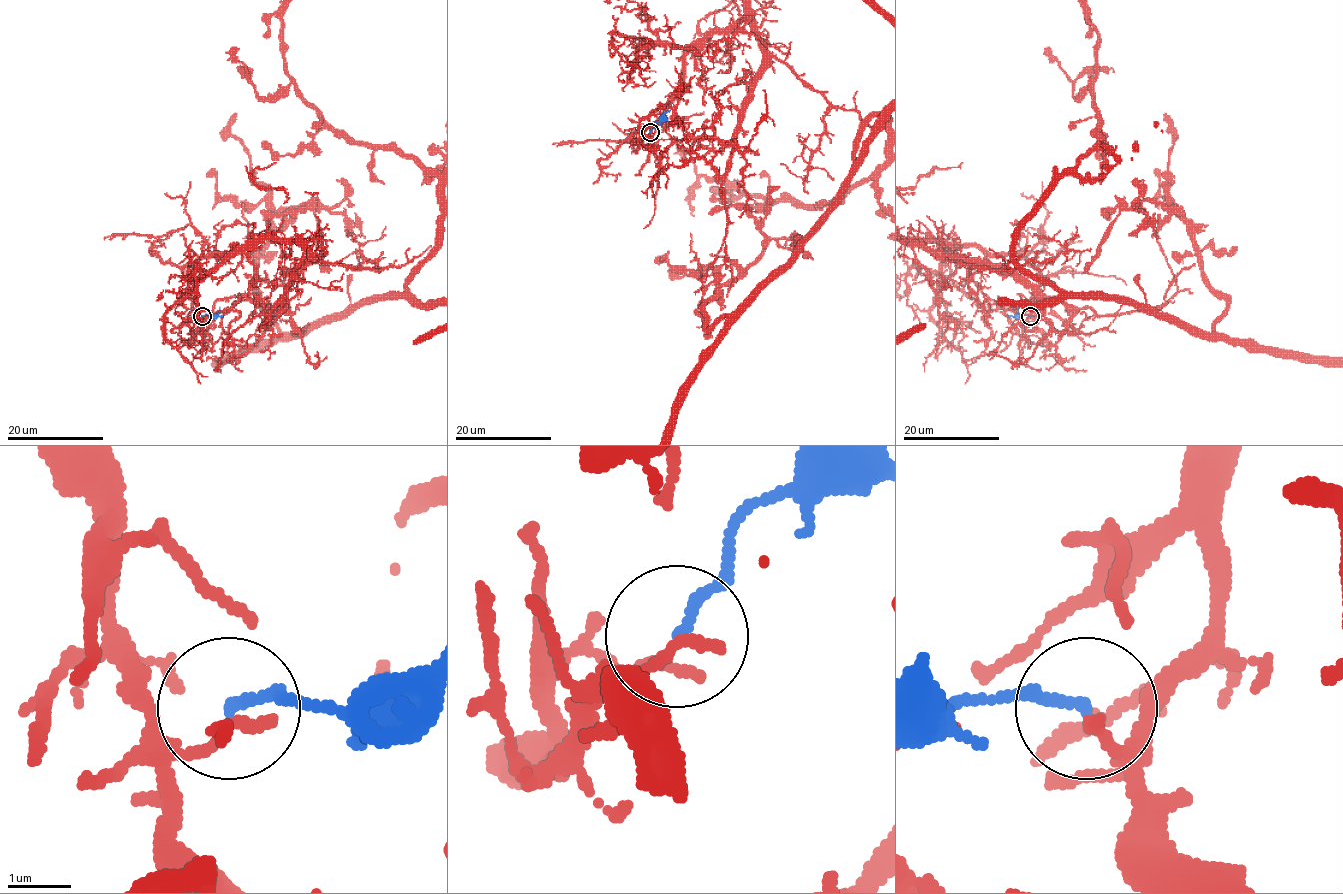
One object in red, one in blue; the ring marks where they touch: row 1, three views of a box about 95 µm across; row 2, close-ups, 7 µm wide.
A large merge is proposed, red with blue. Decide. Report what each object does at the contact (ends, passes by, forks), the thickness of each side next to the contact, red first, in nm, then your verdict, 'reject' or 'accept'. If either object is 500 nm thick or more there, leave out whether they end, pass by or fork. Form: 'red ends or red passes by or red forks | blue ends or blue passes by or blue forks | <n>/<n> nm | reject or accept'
red ends | blue ends | 200/160 nm | reject

